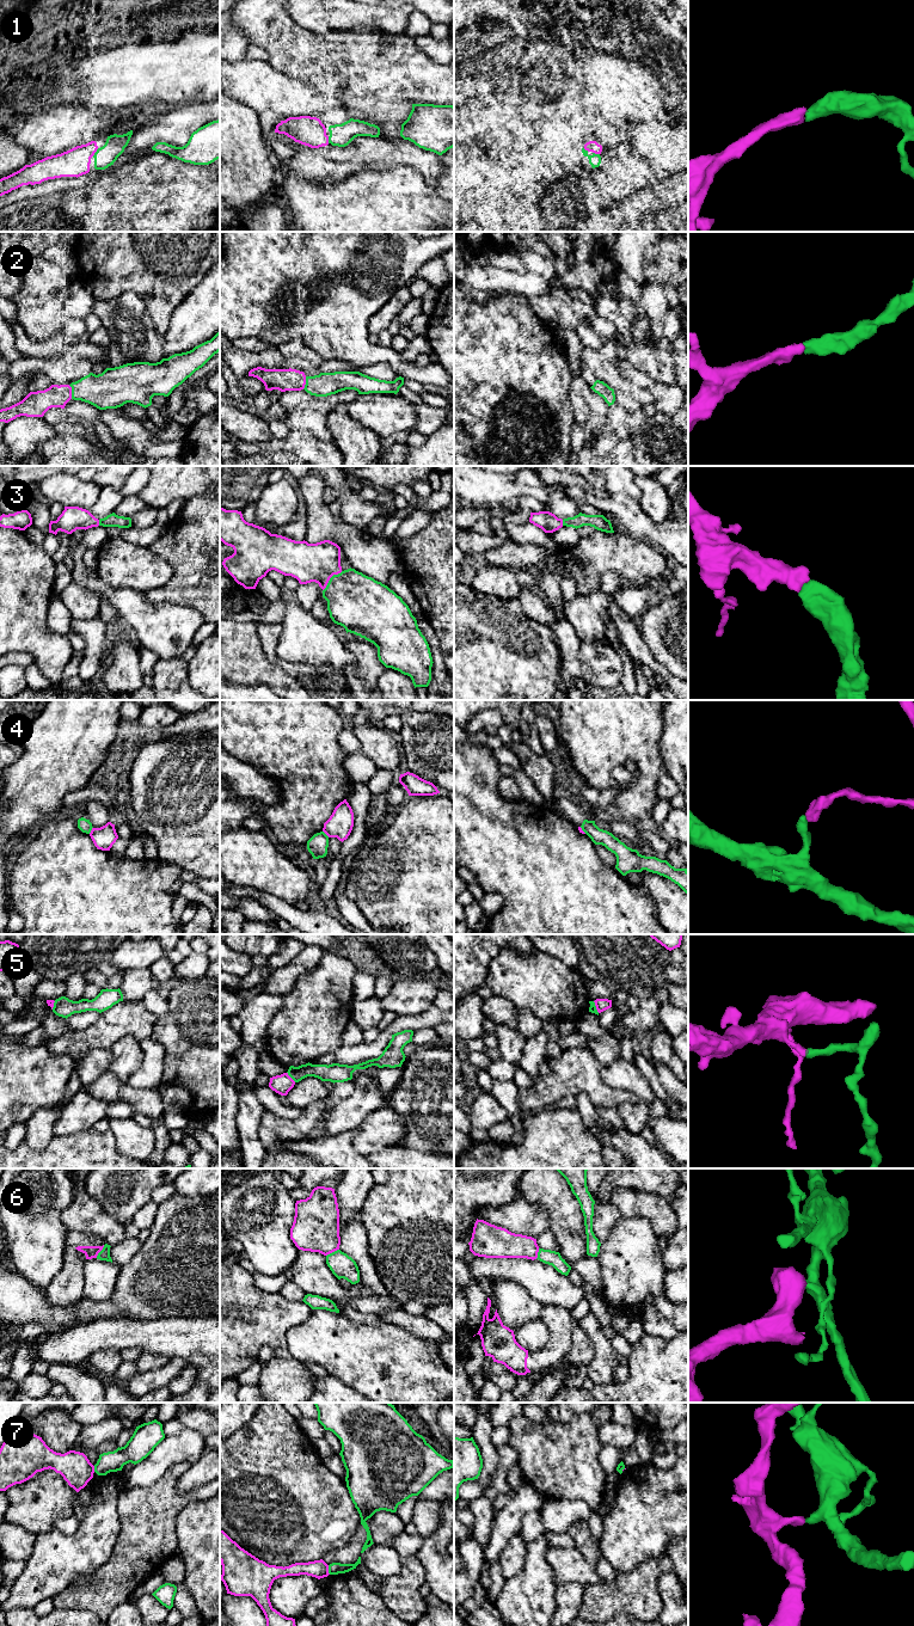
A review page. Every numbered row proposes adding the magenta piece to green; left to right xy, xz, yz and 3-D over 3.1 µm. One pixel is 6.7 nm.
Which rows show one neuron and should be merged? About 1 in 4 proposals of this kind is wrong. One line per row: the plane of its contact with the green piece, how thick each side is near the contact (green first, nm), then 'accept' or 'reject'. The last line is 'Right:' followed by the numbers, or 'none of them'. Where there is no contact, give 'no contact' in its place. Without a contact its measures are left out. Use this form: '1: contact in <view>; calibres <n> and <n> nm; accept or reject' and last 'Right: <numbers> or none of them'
1: contact in xy; calibres 140 and 190 nm; accept
2: contact in xy; calibres 260 and 160 nm; accept
3: contact in xz; calibres 380 and 260 nm; accept
4: contact in xy; calibres 90 and 150 nm; reject
5: contact in xz; calibres 110 and 130 nm; reject
6: contact in xy; calibres 80 and 80 nm; reject
7: contact in xz; calibres 80 and 120 nm; reject
Right: 1, 2, 3

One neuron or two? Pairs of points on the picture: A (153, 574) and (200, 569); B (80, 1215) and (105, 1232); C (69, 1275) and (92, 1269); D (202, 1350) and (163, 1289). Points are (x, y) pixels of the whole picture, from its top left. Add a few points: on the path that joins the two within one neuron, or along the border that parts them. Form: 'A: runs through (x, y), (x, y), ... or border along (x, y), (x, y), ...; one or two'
A: border along (152, 552), (172, 571), (163, 586), (152, 590); two
B: runs through (86, 1215), (99, 1226); one
C: border along (87, 1259), (84, 1265), (84, 1288), (81, 1295); two
D: border along (207, 1314), (189, 1318), (153, 1319); two

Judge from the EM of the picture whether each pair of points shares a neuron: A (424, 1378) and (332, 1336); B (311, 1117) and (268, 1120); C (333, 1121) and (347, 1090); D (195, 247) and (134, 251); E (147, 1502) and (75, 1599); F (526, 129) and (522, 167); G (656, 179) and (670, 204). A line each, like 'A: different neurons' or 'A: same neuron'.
A: same neuron
B: same neuron
C: different neurons
D: same neuron
E: same neuron
F: different neurons
G: same neuron

